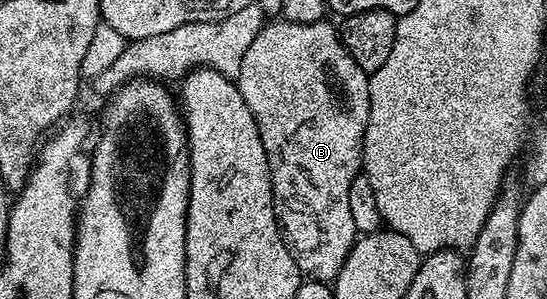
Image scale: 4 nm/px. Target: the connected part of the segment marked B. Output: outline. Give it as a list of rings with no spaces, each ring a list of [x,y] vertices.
[[[273,20],[261,29],[259,36],[255,36],[251,48],[247,48],[247,56],[243,56],[243,64],[239,68],[235,81],[247,108],[251,108],[251,116],[255,116],[255,124],[261,133],[263,148],[267,152],[267,164],[273,185],[273,211],[277,213],[277,224],[281,227],[281,237],[284,238],[286,246],[293,253],[295,264],[301,269],[301,273],[306,279],[332,283],[337,273],[343,268],[343,260],[347,260],[354,242],[359,237],[359,232],[355,228],[355,219],[351,216],[351,204],[347,204],[347,195],[351,192],[351,180],[355,180],[355,176],[362,173],[363,170],[361,153],[367,132],[367,116],[371,108],[369,75],[363,68],[359,68],[359,64],[355,64],[355,60],[351,60],[351,52],[347,52],[347,48],[341,42],[338,27],[332,26],[329,20],[309,24]]]

